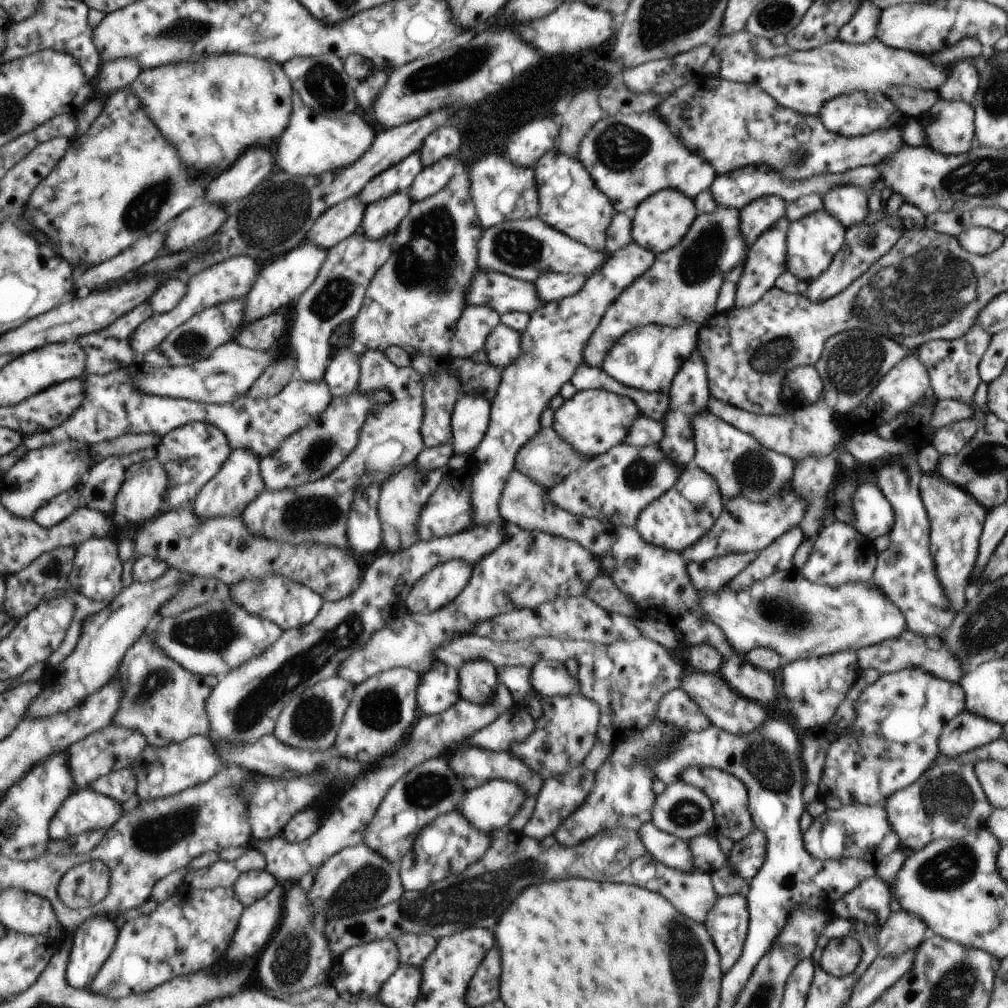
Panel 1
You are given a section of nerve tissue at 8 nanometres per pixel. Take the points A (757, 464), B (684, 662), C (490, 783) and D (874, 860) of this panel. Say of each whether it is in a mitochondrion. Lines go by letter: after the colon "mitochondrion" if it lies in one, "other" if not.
A: mitochondrion
B: other
C: other
D: other

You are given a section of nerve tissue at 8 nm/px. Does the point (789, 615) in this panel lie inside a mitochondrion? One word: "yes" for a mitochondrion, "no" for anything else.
yes

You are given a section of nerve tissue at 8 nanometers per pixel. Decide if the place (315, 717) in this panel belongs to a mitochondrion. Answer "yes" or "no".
yes

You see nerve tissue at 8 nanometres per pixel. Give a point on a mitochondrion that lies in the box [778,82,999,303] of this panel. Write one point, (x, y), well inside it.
(871, 237)

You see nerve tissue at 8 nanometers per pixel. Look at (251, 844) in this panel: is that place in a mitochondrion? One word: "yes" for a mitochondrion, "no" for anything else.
no

